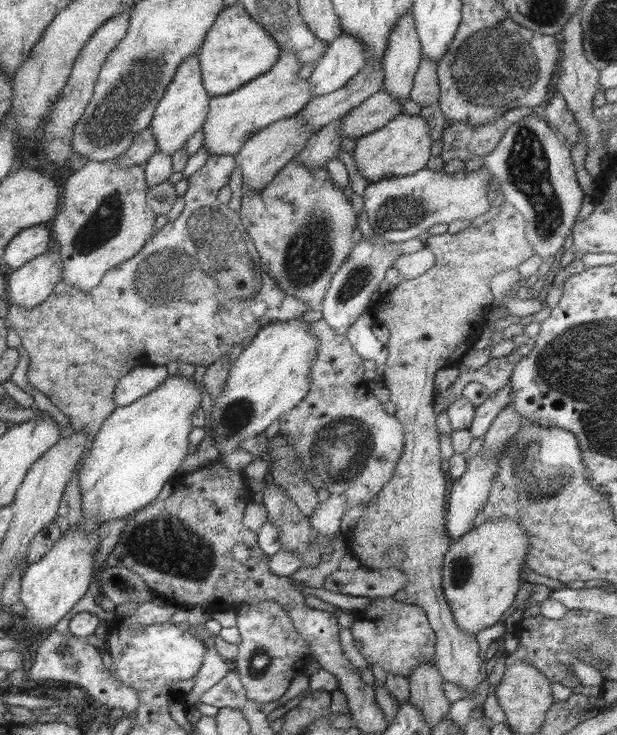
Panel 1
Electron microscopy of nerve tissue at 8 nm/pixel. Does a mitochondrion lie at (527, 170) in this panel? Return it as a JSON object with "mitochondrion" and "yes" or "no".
{"mitochondrion":"yes"}

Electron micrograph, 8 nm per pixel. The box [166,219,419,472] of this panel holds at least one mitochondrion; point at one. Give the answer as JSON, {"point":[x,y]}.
{"point":[240,412]}

